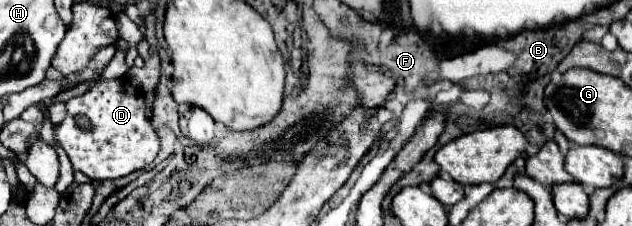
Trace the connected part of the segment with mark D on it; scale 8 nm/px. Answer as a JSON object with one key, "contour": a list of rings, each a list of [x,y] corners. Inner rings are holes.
{"contour":[[[125,78],[105,80],[103,84],[93,84],[85,94],[67,100],[65,108],[67,109],[67,116],[55,130],[57,138],[61,147],[65,148],[65,152],[69,154],[73,168],[85,172],[93,180],[115,180],[115,178],[127,176],[127,174],[131,174],[135,170],[141,170],[143,166],[151,164],[153,158],[159,152],[159,136],[151,128],[151,124],[145,116],[145,98]],[[77,116],[85,116],[91,124],[94,124],[94,132],[82,131],[77,124],[77,120],[75,120]]]}

